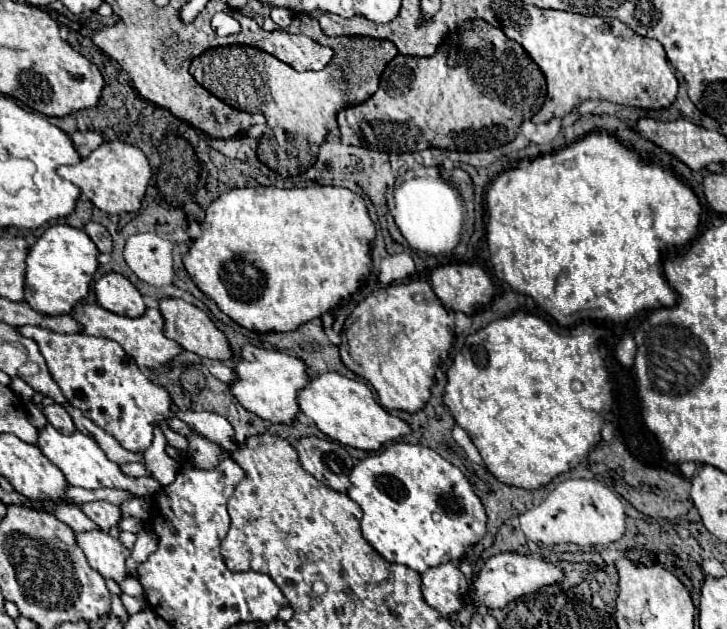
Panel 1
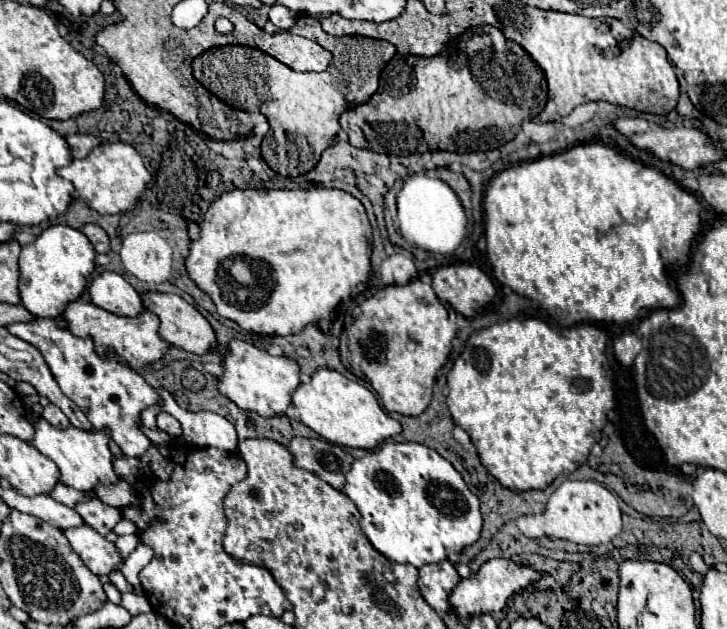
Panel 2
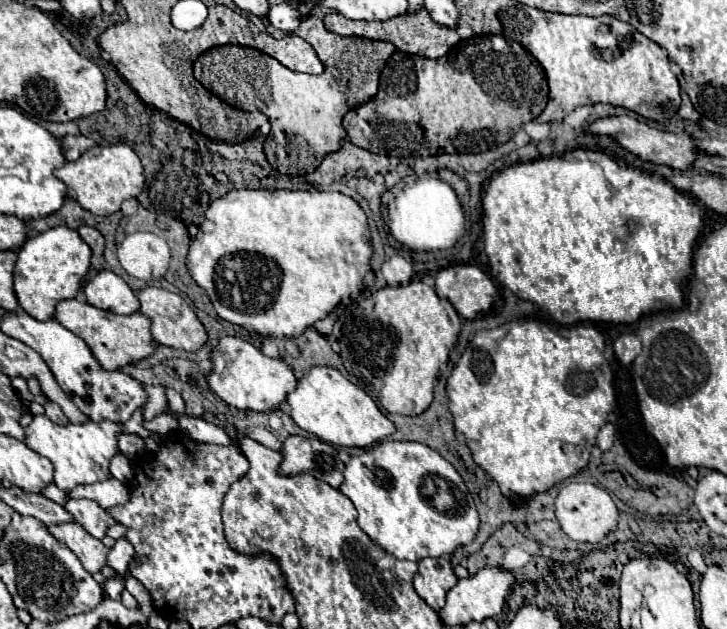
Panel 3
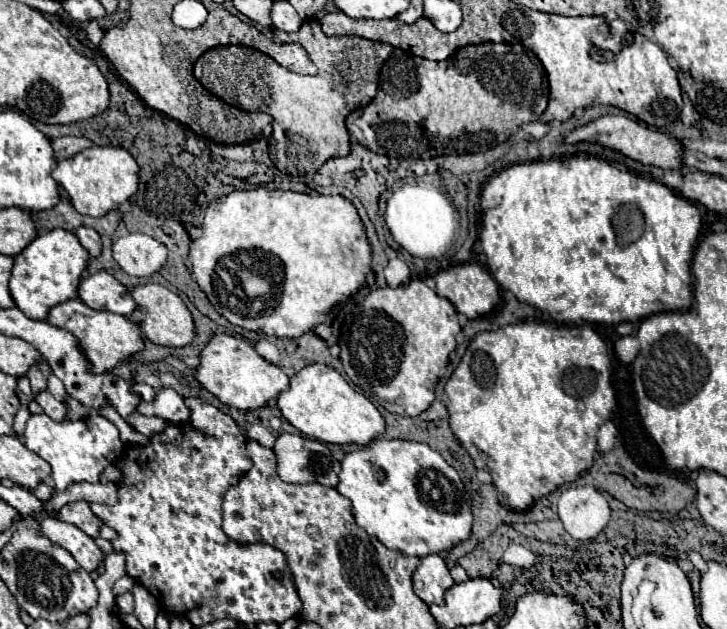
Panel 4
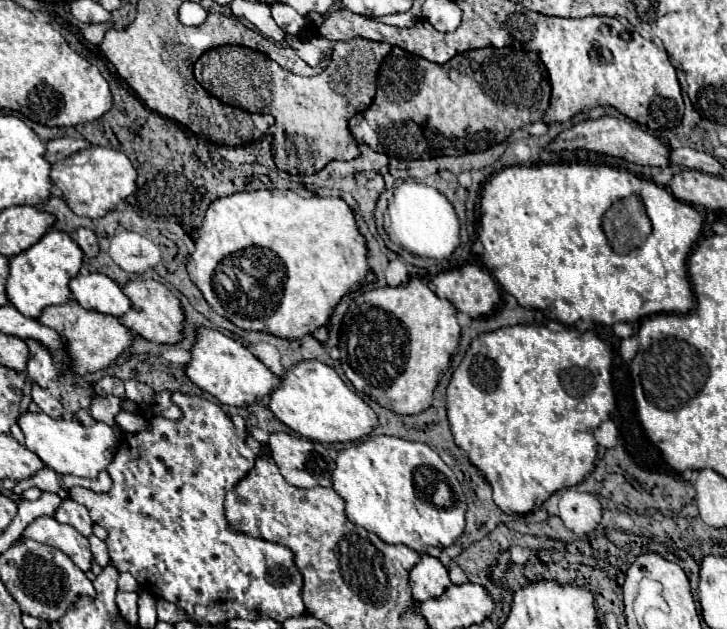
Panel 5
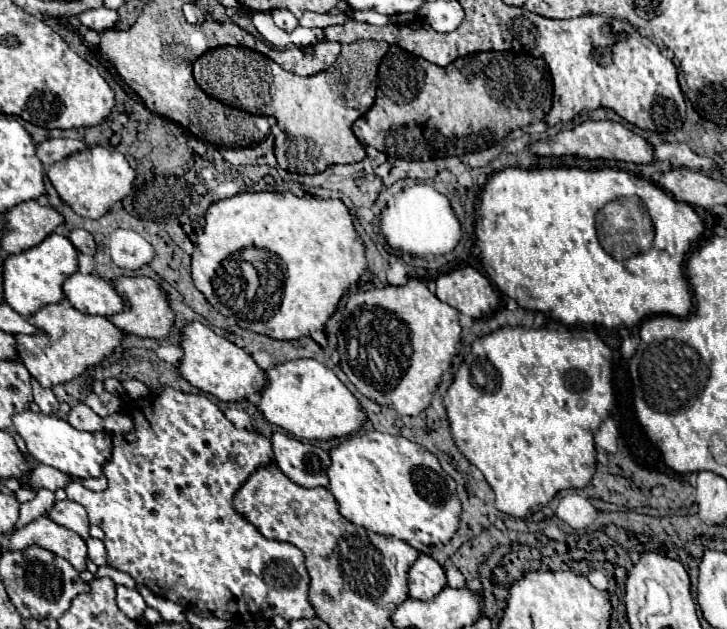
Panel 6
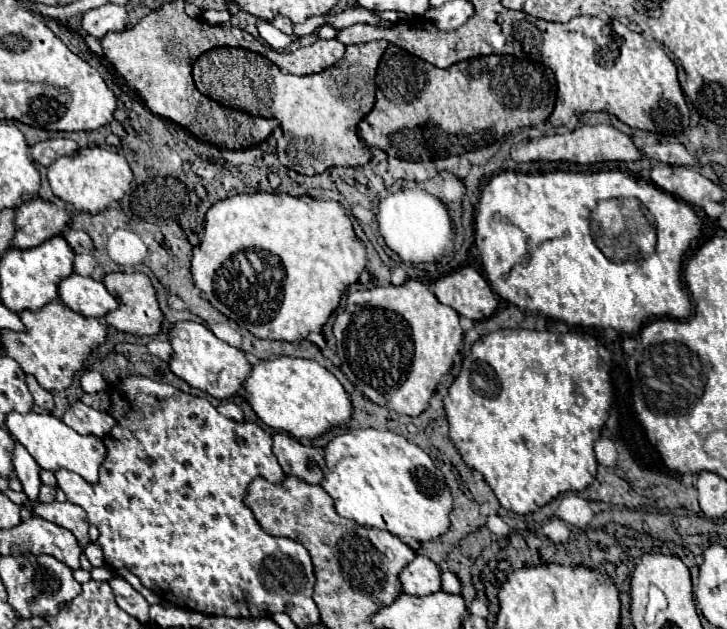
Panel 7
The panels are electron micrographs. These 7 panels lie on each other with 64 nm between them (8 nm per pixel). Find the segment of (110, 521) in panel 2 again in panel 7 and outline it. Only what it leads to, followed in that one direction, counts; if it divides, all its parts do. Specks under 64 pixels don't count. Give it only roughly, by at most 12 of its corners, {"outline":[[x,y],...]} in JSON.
{"outline":[[72,502],[36,504],[34,514],[88,540],[86,512]]}

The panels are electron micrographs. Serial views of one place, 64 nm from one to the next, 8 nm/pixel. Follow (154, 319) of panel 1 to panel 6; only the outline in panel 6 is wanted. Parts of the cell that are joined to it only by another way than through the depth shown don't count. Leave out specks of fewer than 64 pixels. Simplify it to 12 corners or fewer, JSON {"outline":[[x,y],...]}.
{"outline":[[68,300],[28,318],[18,352],[44,388],[98,366],[124,332]]}

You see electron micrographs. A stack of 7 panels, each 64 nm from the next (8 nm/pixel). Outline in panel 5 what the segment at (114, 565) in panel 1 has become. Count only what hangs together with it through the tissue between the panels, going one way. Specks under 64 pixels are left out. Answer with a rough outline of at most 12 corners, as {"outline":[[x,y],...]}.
{"outline":[[40,516],[24,536],[56,546],[84,572],[92,566],[88,538],[74,526]]}

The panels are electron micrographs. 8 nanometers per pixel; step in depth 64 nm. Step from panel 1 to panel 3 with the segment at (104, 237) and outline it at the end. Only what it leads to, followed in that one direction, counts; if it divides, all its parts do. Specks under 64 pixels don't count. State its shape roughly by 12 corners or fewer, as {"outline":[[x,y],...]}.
{"outline":[[80,226],[80,236],[94,256],[102,256],[104,236],[92,226]]}

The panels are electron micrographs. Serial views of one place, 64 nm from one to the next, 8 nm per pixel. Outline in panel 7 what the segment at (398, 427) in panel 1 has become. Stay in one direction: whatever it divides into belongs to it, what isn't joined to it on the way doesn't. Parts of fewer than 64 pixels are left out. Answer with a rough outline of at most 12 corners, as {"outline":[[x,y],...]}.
{"outline":[[316,360],[252,368],[244,388],[264,424],[296,438],[348,428],[352,402]]}

